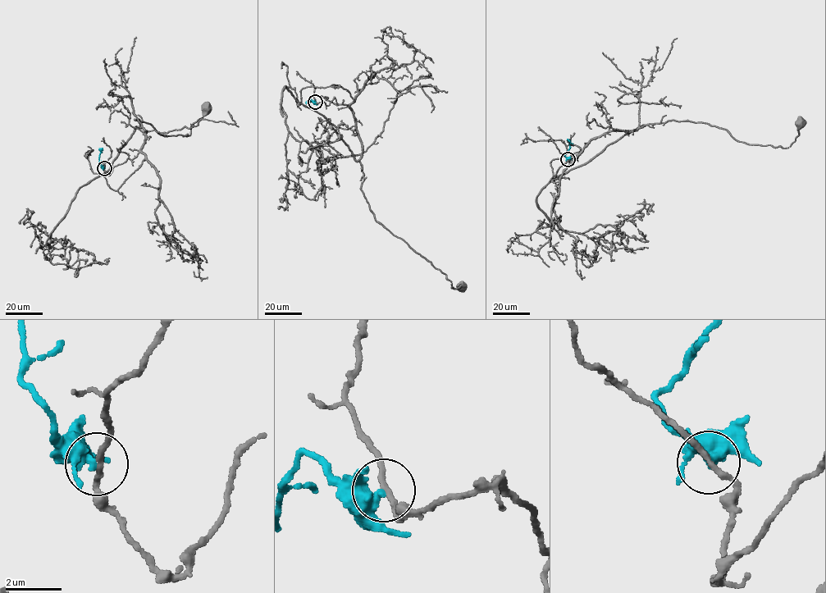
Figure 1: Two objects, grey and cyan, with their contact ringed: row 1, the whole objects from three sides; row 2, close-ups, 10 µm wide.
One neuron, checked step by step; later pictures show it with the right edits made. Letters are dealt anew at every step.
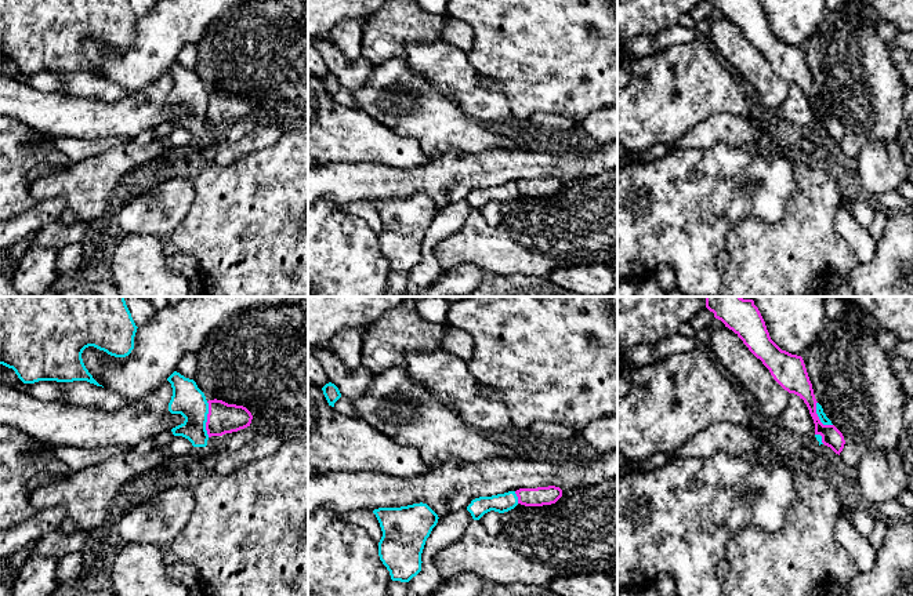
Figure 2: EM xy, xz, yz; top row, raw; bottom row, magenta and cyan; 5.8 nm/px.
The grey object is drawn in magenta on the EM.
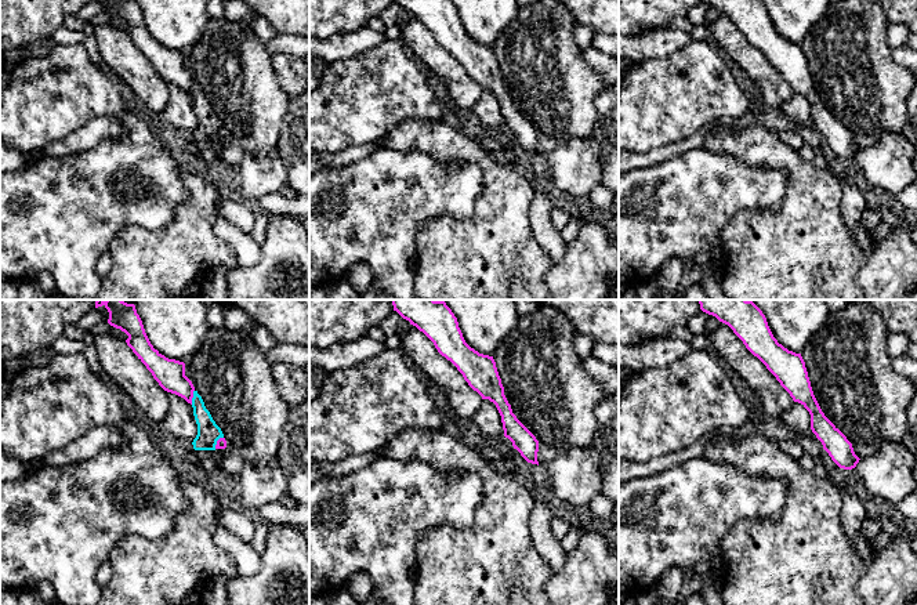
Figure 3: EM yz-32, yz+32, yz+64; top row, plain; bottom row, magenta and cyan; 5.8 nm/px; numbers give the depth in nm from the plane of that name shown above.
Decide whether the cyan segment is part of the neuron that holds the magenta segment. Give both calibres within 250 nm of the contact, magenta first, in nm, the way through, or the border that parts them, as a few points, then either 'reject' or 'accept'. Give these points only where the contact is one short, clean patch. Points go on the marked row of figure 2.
180 nm thick on the magenta side, 190 nm on the other; border along xy (206, 402), (206, 433), (209, 436); reject

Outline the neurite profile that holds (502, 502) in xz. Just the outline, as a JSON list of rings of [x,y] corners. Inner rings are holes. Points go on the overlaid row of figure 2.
[[[515,491],[497,494],[492,497],[479,497],[471,501],[467,510],[474,520],[479,520],[485,513],[494,510],[499,513],[508,512],[518,505],[518,497]]]

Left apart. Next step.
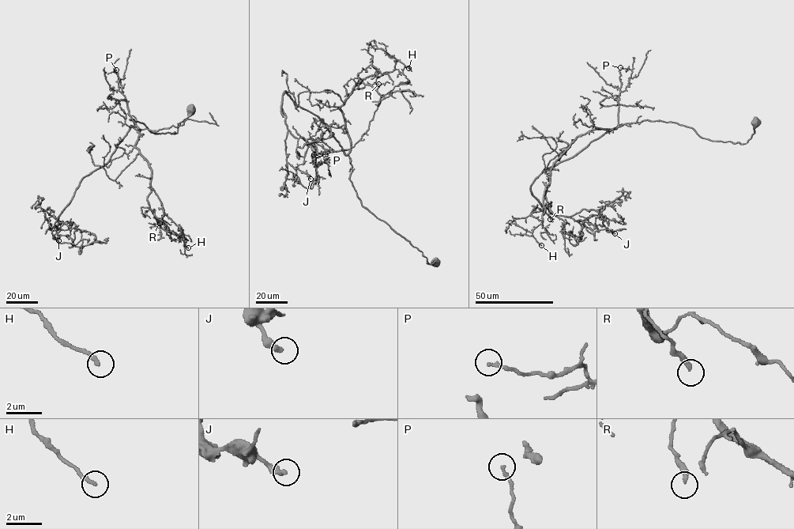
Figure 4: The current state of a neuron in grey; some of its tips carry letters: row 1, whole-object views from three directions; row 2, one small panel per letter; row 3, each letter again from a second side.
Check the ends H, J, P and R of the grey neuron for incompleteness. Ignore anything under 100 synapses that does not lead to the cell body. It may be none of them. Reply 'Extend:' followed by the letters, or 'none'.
Extend: none

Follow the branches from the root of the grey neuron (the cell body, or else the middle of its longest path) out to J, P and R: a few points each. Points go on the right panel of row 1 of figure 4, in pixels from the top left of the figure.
J: (754, 123), (742, 144), (703, 138), (674, 122), (626, 122), (532, 183), (551, 213), (594, 209), (615, 233)
P: (754, 123), (751, 137), (742, 144), (703, 138), (674, 122), (619, 126), (619, 95), (632, 72), (620, 67)
R: (754, 123), (742, 144), (703, 138), (674, 122), (589, 130), (551, 167), (545, 195), (550, 219)

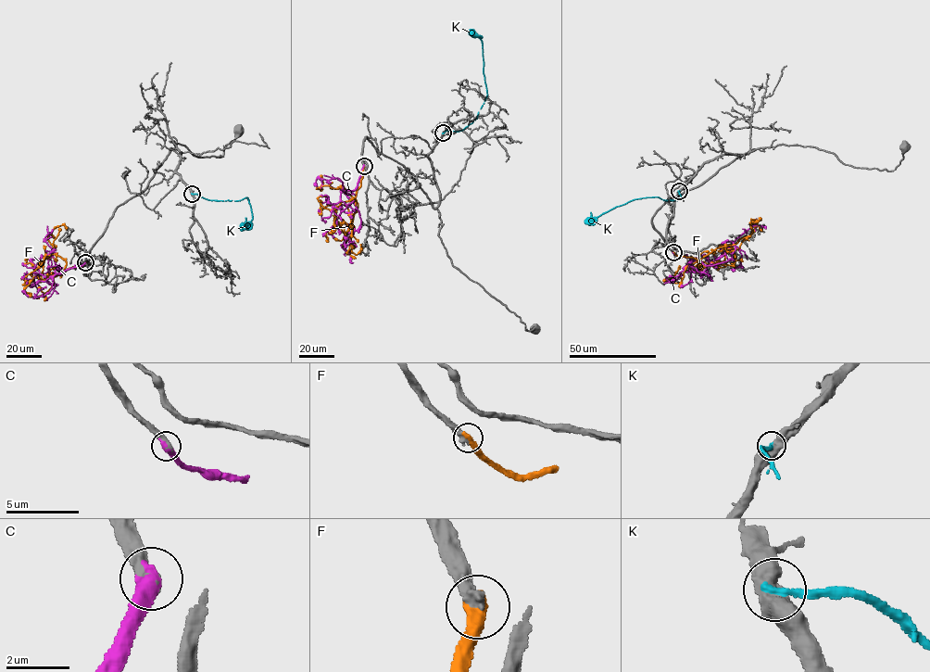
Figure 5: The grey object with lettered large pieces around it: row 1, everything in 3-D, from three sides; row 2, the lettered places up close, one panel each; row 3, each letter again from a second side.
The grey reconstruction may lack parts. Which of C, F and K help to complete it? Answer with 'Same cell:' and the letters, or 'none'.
Same cell: C

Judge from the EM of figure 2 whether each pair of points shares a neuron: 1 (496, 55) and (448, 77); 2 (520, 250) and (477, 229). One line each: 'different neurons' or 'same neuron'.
1: different neurons
2: same neuron

